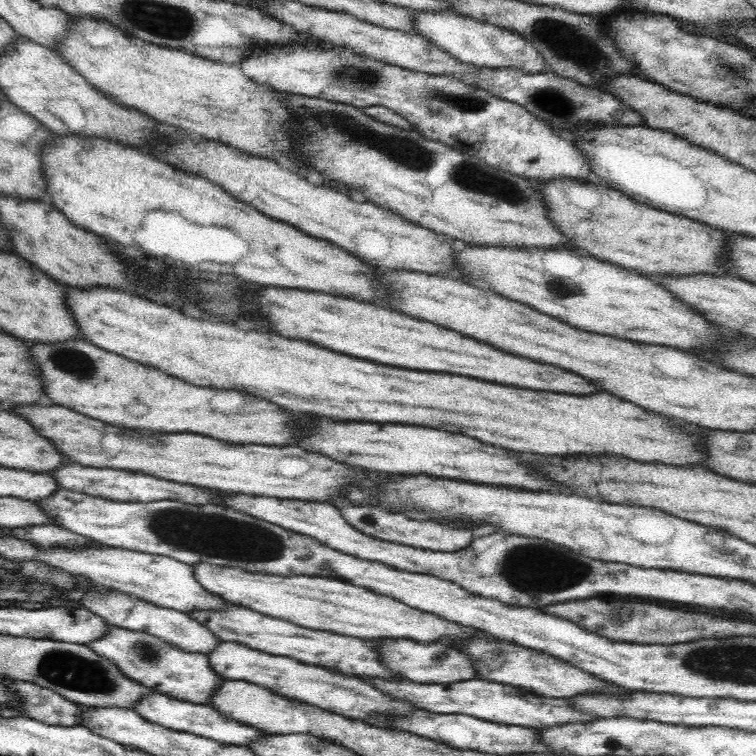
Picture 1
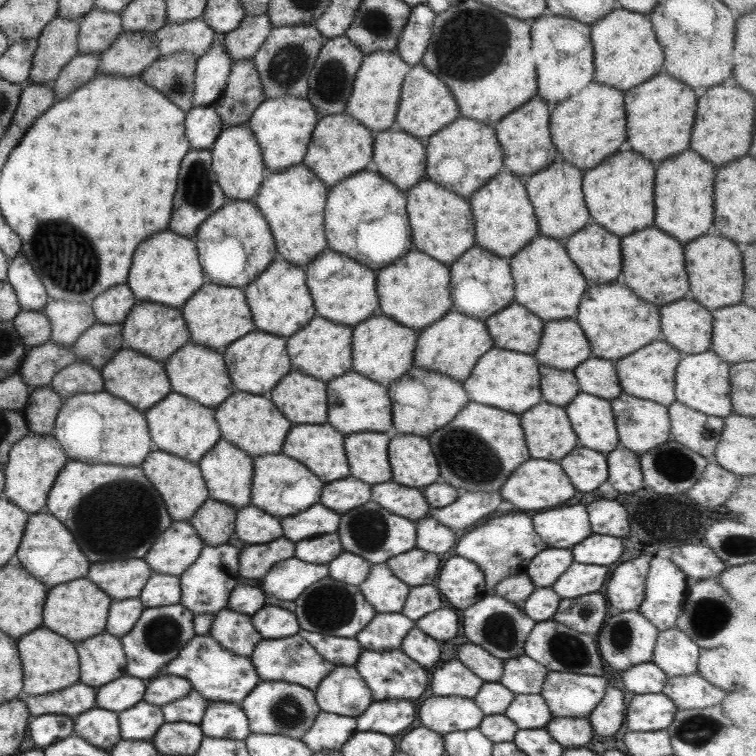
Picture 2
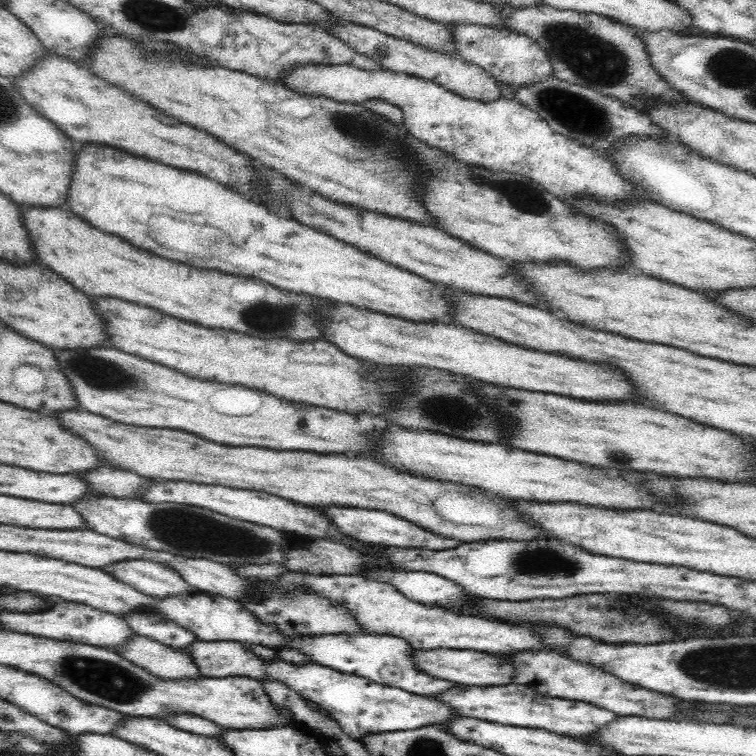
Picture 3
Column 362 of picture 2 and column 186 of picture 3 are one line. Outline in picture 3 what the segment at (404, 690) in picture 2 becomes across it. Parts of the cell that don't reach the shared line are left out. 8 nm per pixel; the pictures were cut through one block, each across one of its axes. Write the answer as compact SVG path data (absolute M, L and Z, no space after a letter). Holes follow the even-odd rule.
M132 634L112 649L135 667L147 671L161 681L201 679L200 669L186 649L174 649L147 636Z

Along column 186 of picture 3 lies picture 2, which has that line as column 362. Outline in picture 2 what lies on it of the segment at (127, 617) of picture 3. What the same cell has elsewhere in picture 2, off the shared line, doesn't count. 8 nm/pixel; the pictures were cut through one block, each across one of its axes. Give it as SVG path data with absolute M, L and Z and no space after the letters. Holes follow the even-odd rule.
M379 612L355 638L364 650L381 652L400 648L405 635L414 627L414 620L397 612Z

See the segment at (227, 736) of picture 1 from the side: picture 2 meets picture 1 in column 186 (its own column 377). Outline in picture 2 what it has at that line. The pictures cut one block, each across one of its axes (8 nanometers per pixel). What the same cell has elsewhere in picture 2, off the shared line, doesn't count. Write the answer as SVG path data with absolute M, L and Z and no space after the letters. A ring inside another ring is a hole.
M407 700L373 701L356 716L356 731L380 732L393 736L403 732L415 720L415 706Z

